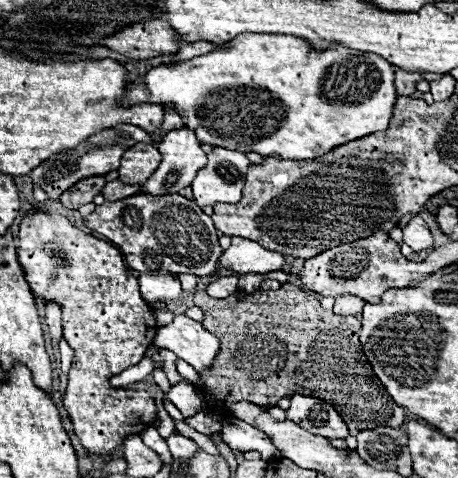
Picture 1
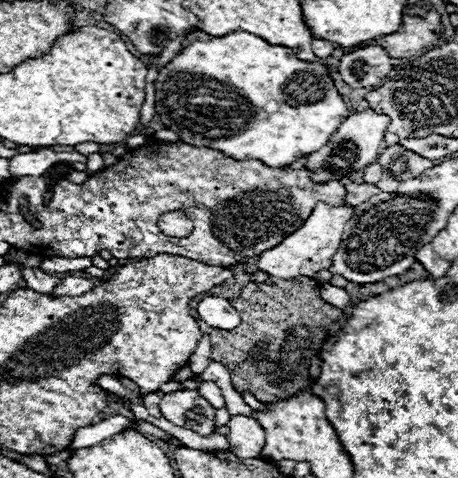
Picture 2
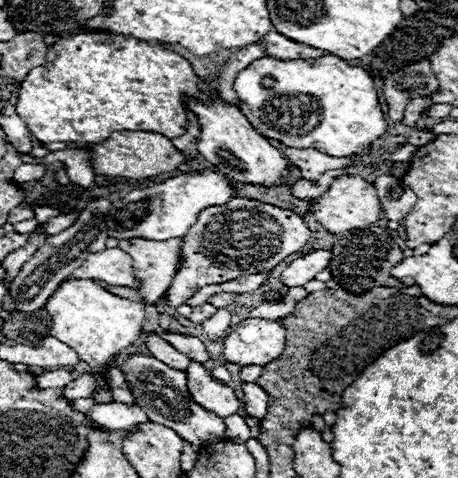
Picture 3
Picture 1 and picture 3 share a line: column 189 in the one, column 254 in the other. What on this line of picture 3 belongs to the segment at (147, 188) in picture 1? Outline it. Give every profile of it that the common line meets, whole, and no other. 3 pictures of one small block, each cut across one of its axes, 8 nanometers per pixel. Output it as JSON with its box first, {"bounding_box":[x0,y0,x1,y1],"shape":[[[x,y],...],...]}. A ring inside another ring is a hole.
{"bounding_box":[186,98,302,188],"shape":[[[192,98],[186,102],[186,108],[198,114],[202,126],[196,150],[202,154],[204,160],[214,164],[218,172],[226,174],[236,182],[262,186],[262,188],[292,186],[298,180],[302,180],[300,170],[290,172],[292,164],[286,160],[286,156],[278,148],[274,148],[262,134],[258,134],[236,106],[230,106],[222,100],[218,100],[212,106],[206,106],[206,104],[198,104],[198,100]]]}

